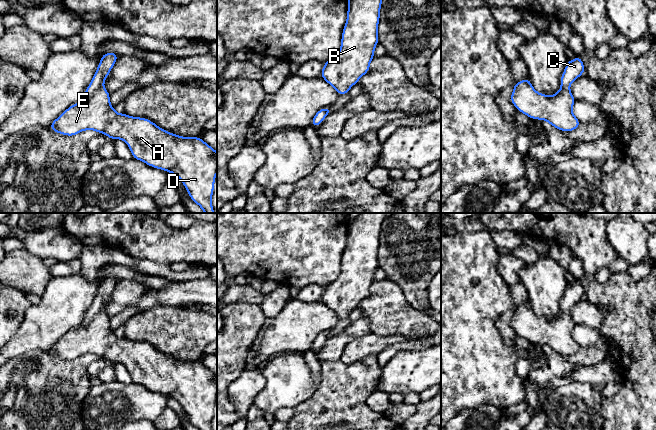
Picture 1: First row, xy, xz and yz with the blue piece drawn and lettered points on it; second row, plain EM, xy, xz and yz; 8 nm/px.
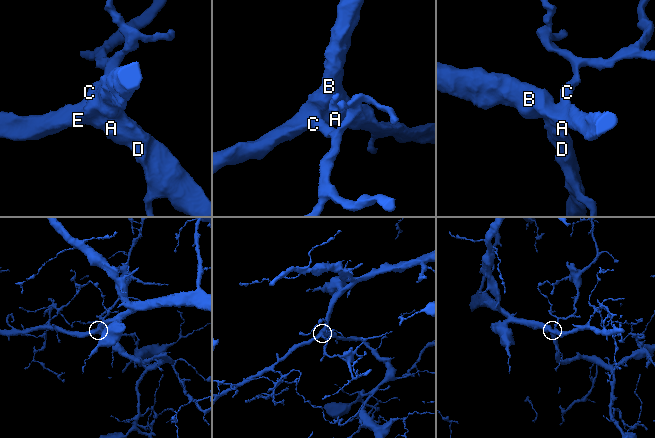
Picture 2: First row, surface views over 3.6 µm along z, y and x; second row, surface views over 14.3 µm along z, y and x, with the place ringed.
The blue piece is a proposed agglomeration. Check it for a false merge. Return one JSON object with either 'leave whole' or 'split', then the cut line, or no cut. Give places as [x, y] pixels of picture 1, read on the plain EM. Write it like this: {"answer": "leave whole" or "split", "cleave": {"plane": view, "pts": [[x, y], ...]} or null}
{"answer": "leave whole", "cleave": null}

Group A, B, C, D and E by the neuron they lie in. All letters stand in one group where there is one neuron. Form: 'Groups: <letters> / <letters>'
Groups: A B C D E

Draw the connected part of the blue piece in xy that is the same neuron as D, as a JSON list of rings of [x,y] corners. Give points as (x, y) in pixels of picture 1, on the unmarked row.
[[[102,278],[96,296],[80,326],[68,331],[48,351],[65,360],[75,360],[85,354],[104,357],[113,364],[122,363],[129,370],[132,381],[145,388],[176,399],[185,410],[189,421],[199,430],[212,430],[211,422],[217,396],[217,376],[200,361],[182,361],[161,353],[142,341],[118,338],[110,329],[110,317],[103,311],[109,296],[120,279]]]

